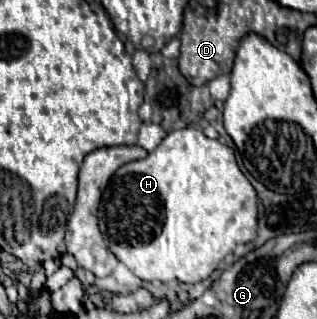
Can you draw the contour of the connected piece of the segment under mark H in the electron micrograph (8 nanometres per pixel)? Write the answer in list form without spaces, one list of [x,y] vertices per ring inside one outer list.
[[[182,128],[168,132],[162,144],[146,158],[128,162],[114,172],[102,194],[98,220],[110,252],[138,278],[196,284],[206,280],[238,244],[256,238],[258,198],[254,186],[238,168],[232,148],[204,136],[200,128]]]

